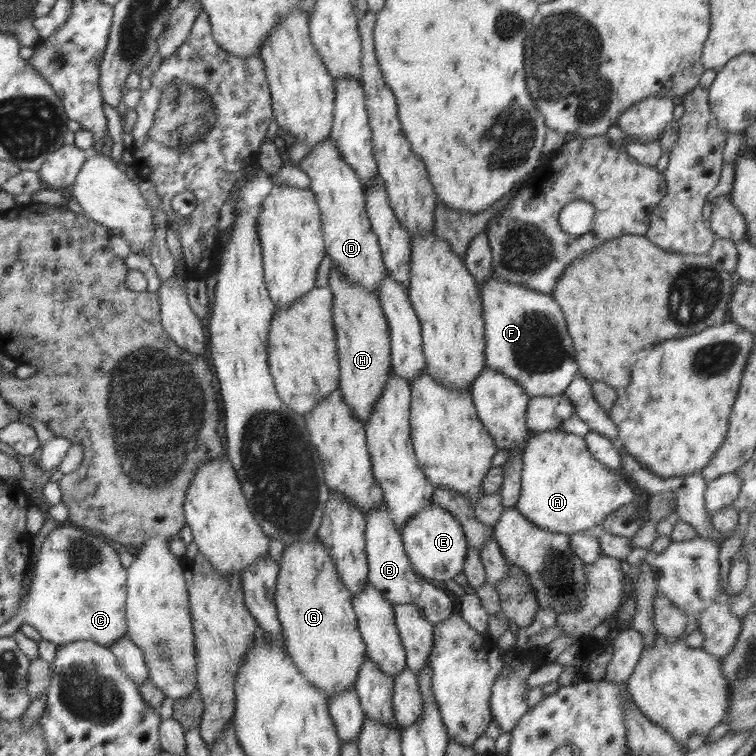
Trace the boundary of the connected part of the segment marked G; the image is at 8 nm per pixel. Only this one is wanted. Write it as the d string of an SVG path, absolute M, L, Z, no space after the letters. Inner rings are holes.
M317 537L308 541L296 540L285 547L278 563L275 603L288 655L306 679L324 690L327 697L346 691L348 687L355 687L360 665L364 661L365 644L352 606L352 593L343 586L328 547L320 543Z

